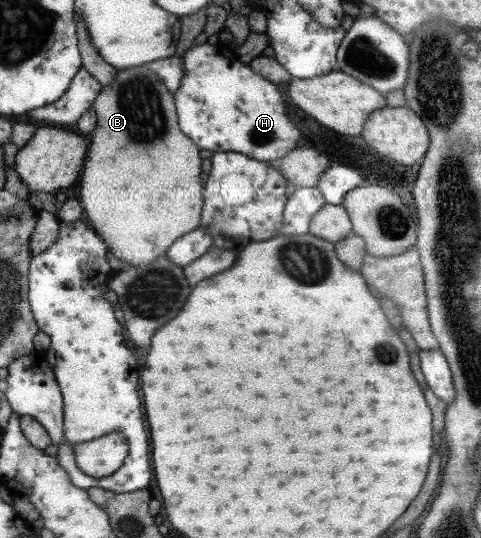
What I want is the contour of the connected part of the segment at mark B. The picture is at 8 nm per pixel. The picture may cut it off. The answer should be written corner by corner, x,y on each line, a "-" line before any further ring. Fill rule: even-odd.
147,64
144,66
127,68
117,71
117,77
114,79
112,86
102,88
97,100
94,101
92,106
97,115
97,127
92,134
90,142
90,153
86,160
86,167
82,170
82,181
80,189
79,203
84,209
84,213
88,215
88,221
94,225
94,229
105,240
105,244
109,246
112,255
124,265
123,269
128,267
138,267
138,265
146,265
150,261
154,261
158,255
164,255
174,244
175,240
185,236
186,233
194,231
202,223
202,183
200,183
200,149
196,142
190,140
184,131
178,129
178,117
176,117
176,107
174,107
174,97
172,93
164,87
161,79
158,78
150,69

